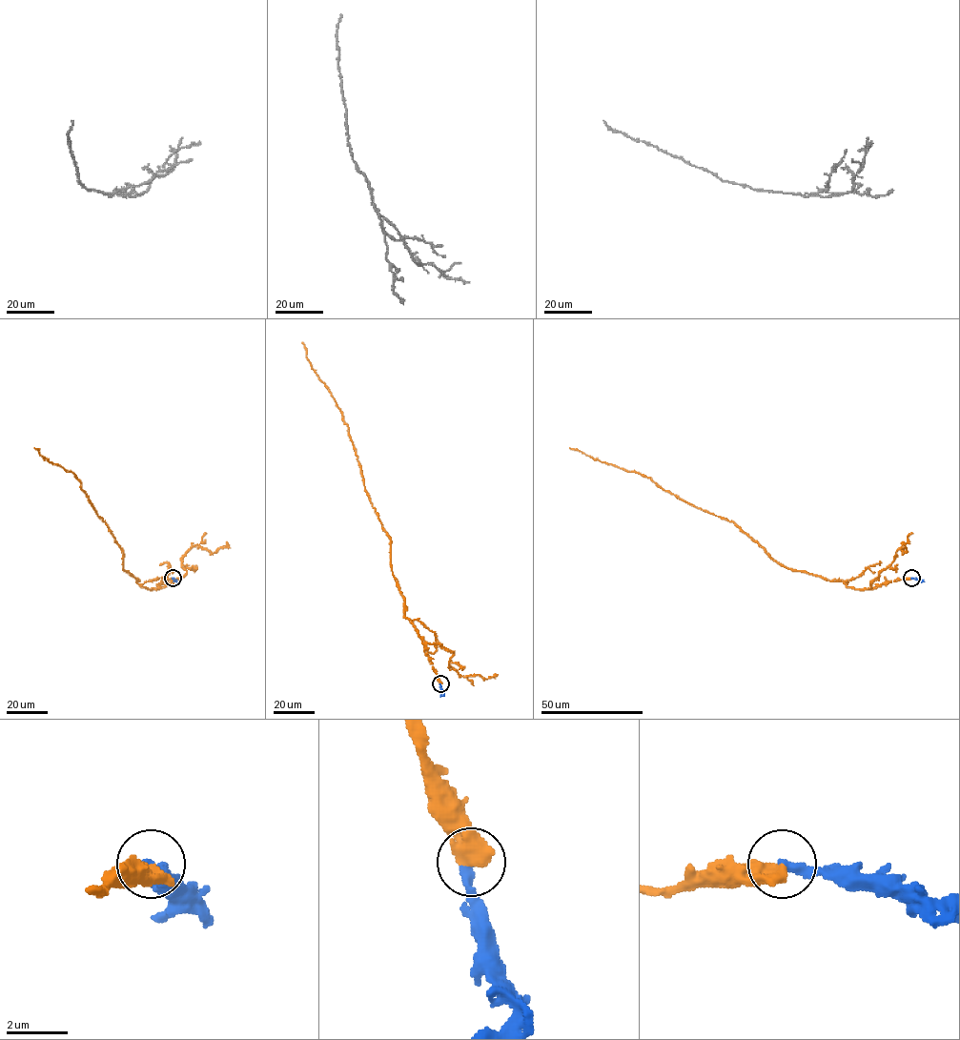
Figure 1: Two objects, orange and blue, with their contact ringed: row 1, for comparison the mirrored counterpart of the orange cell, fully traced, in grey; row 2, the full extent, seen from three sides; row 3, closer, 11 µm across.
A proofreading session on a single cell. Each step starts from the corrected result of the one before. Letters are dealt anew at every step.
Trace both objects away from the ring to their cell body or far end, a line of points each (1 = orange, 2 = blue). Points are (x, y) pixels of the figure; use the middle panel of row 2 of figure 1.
1: (440, 683), (423, 640), (404, 616), (404, 598), (391, 563), (391, 538), (364, 486), (349, 427), (301, 342)
2: (440, 683), (443, 694), (440, 697)

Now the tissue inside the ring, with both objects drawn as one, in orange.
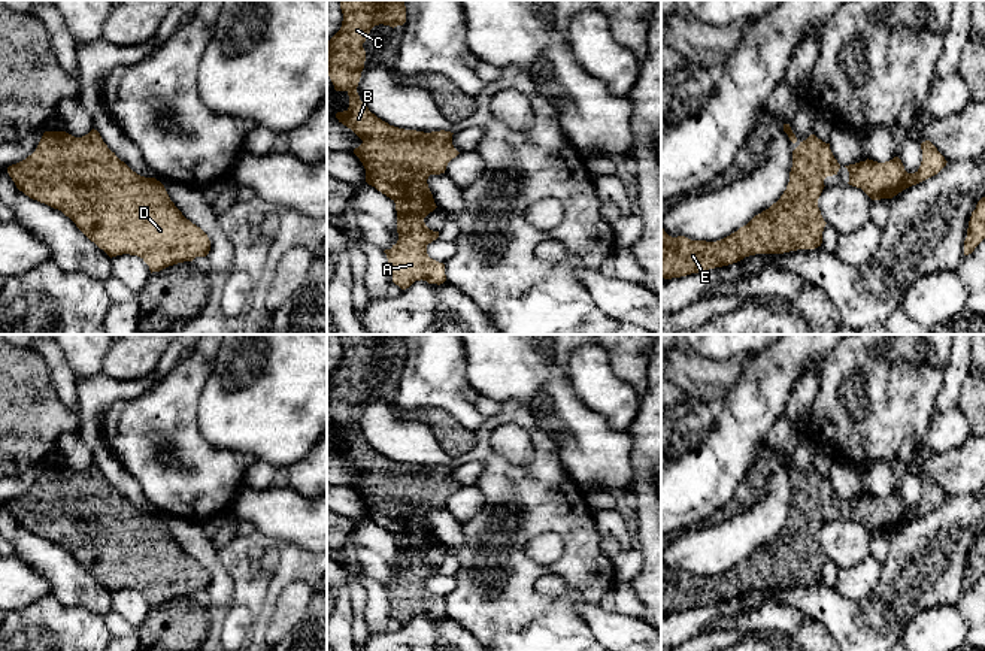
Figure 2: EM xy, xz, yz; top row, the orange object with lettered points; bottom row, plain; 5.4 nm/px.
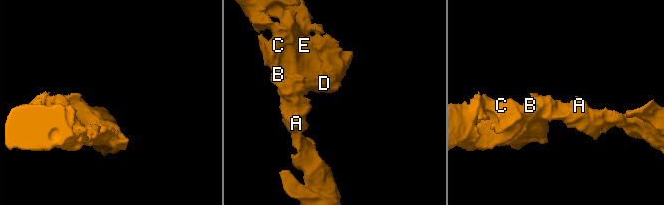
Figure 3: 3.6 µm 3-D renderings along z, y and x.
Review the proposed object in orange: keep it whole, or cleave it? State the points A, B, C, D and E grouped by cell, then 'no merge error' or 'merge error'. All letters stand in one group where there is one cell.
A B C D E; no merge error

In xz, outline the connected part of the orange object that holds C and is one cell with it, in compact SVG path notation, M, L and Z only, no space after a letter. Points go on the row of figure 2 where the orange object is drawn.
M340 0L343 21L340 30L327 42L327 75L336 91L346 91L349 108L337 112L339 122L351 128L363 143L354 149L366 169L366 182L390 197L395 203L398 240L391 249L385 249L391 266L393 282L401 290L415 281L443 284L446 281L445 264L428 257L427 245L439 237L439 231L430 230L424 218L437 206L428 188L430 175L445 173L448 163L460 152L452 145L451 131L416 131L404 130L378 118L360 100L357 87L364 69L366 51L363 43L375 25L390 27L406 22L406 6L403 0Z

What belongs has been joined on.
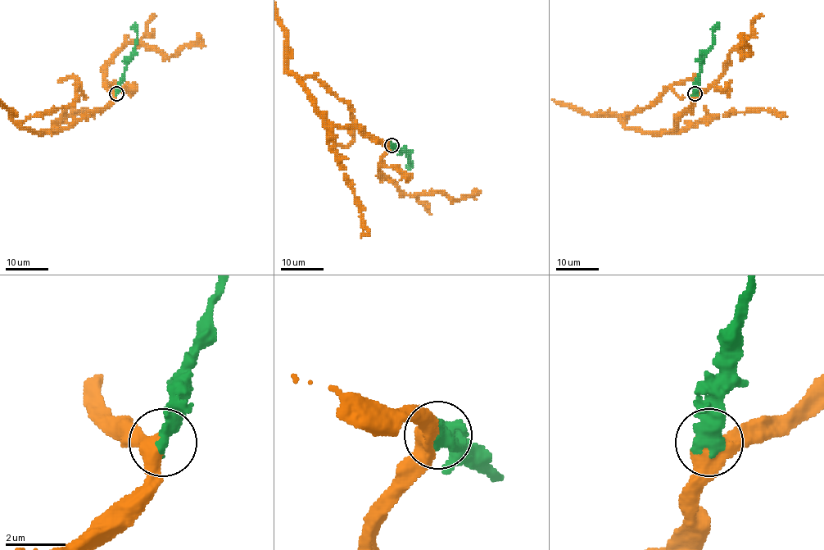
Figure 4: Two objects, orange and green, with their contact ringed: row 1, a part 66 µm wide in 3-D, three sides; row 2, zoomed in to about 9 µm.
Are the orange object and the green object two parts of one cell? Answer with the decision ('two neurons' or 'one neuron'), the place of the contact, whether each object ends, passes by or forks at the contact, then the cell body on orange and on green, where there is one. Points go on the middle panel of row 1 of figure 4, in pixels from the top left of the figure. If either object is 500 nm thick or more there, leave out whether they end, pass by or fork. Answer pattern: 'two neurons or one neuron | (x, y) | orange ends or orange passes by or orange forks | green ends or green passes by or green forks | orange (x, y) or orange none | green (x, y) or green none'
one neuron | (391, 145) | orange none | green none

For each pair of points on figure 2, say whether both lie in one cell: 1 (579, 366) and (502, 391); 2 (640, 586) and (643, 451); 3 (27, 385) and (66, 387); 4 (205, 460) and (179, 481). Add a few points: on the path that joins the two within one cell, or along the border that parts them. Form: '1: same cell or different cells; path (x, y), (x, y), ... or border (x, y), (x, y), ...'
1: different cells; border (563, 366), (573, 393), (582, 402)
2: same cell; path (645, 553), (645, 484)
3: different cells; border (41, 354), (60, 400), (76, 414)
4: same cell; path (200, 468), (194, 478), (187, 478)

